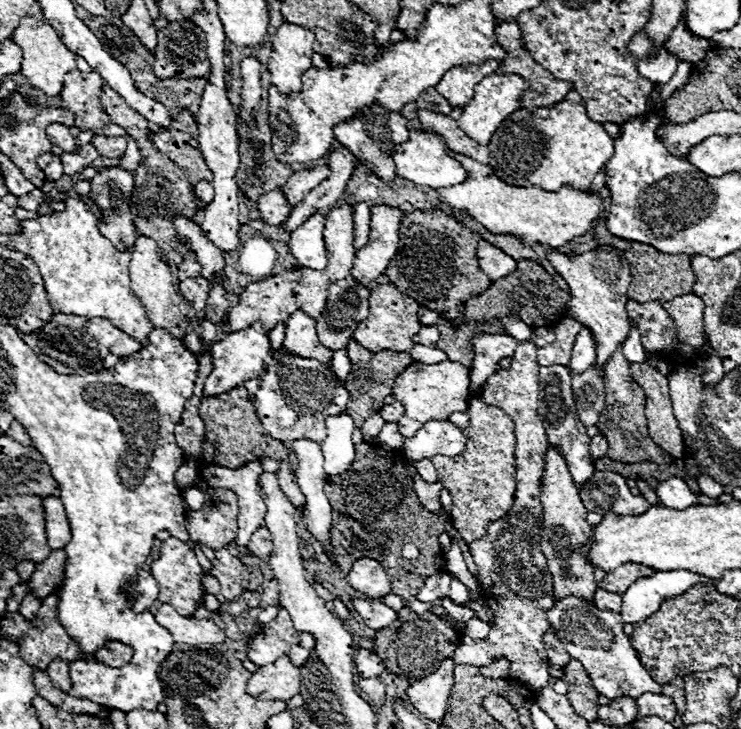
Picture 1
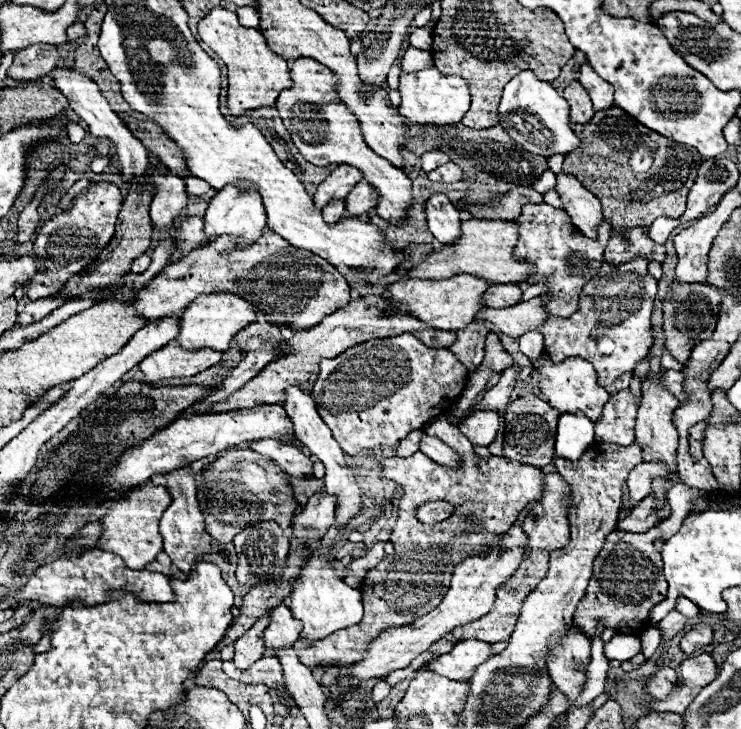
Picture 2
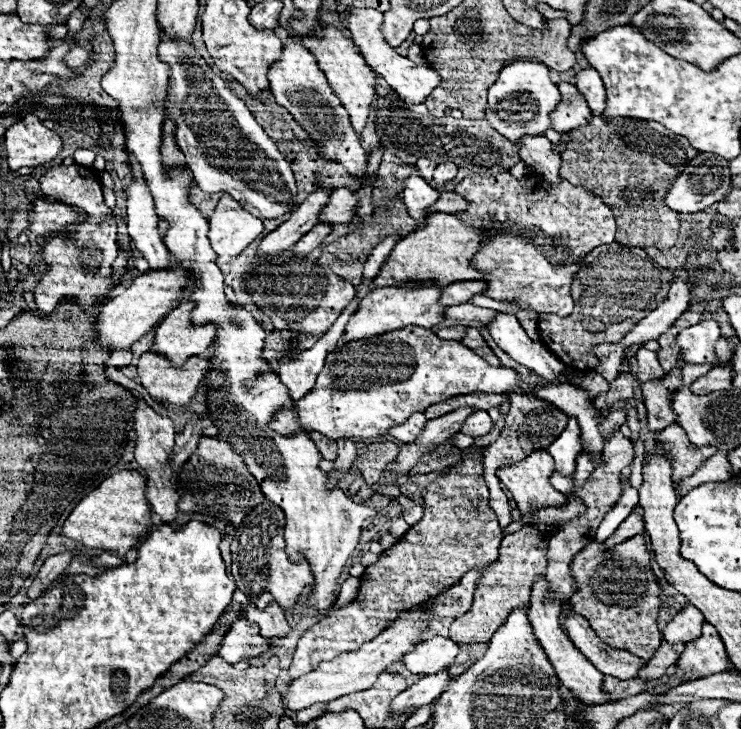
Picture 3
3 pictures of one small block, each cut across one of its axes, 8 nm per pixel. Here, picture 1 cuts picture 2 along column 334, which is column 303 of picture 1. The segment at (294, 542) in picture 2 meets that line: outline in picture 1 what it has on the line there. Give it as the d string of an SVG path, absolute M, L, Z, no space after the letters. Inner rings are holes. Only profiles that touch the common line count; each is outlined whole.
M280 460L280 468L278 468L276 476L278 476L278 484L280 484L280 490L284 492L284 496L286 496L286 498L298 508L298 512L302 514L302 510L304 510L304 496L300 494L296 476L294 476L294 472L292 472L292 462L290 462L290 460Z

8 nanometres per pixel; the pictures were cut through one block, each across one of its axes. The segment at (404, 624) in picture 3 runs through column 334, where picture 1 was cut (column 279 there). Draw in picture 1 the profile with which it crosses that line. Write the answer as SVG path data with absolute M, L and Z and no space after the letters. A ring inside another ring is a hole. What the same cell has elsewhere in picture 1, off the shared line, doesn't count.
M286 656L260 666L248 680L246 692L260 700L290 700L300 690L300 668Z

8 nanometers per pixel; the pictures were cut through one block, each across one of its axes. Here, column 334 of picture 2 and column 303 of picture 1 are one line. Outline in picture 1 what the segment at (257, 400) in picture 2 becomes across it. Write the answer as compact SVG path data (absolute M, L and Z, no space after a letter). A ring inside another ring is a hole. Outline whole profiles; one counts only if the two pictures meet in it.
M302 310L290 314L290 318L286 322L284 348L298 356L316 358L322 364L330 364L332 354L334 354L330 348L320 344L318 332L316 332L316 320L306 316Z

